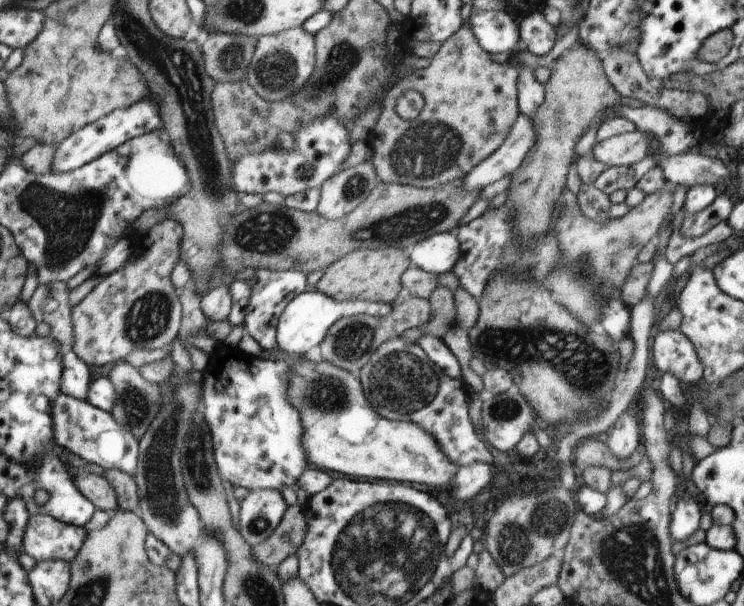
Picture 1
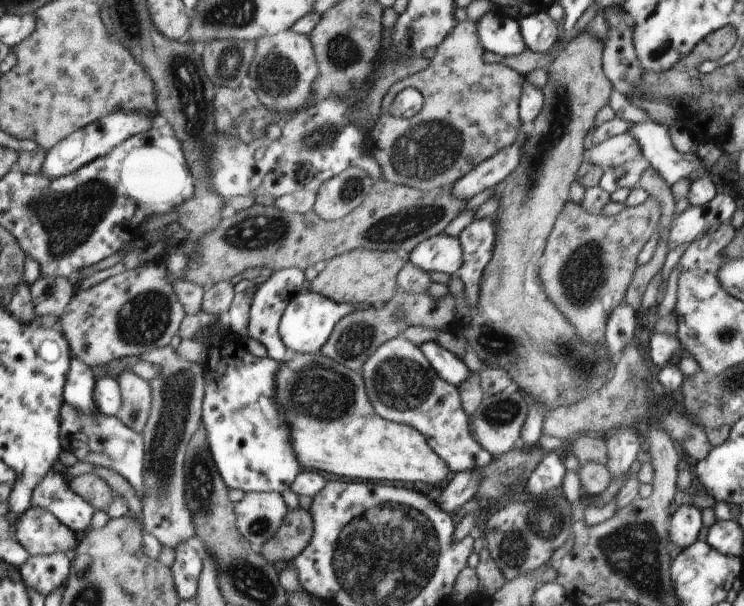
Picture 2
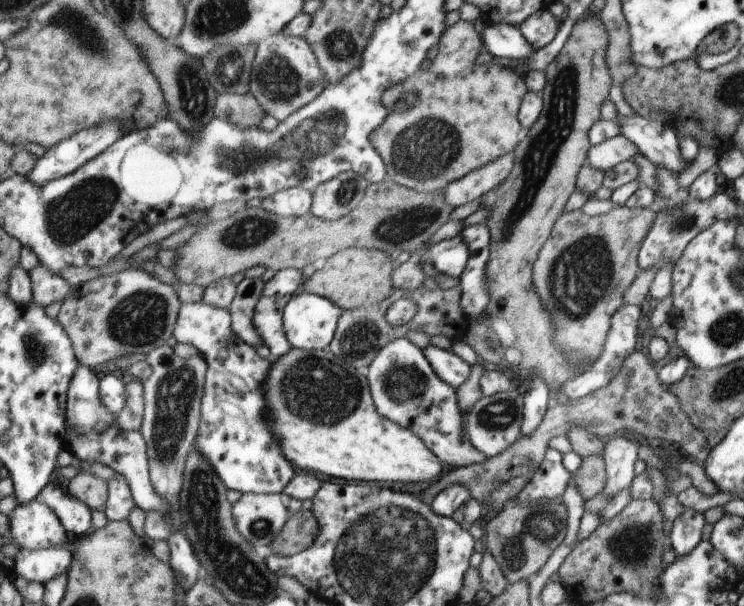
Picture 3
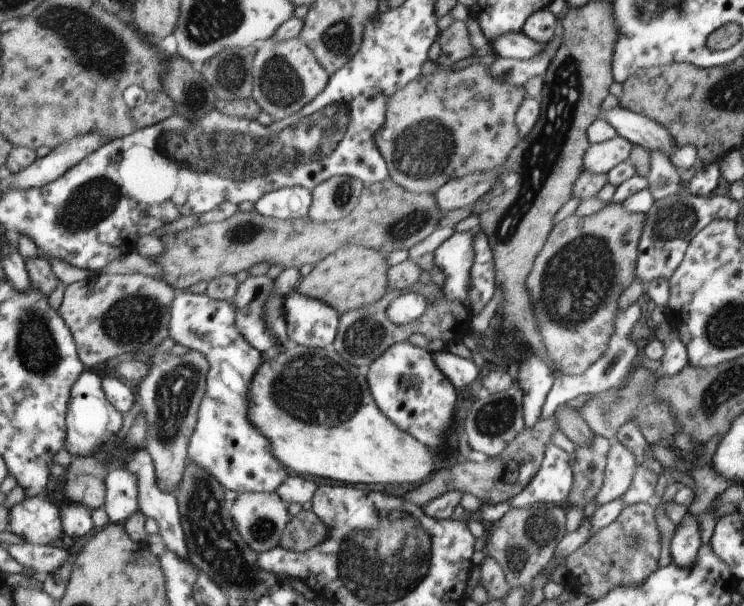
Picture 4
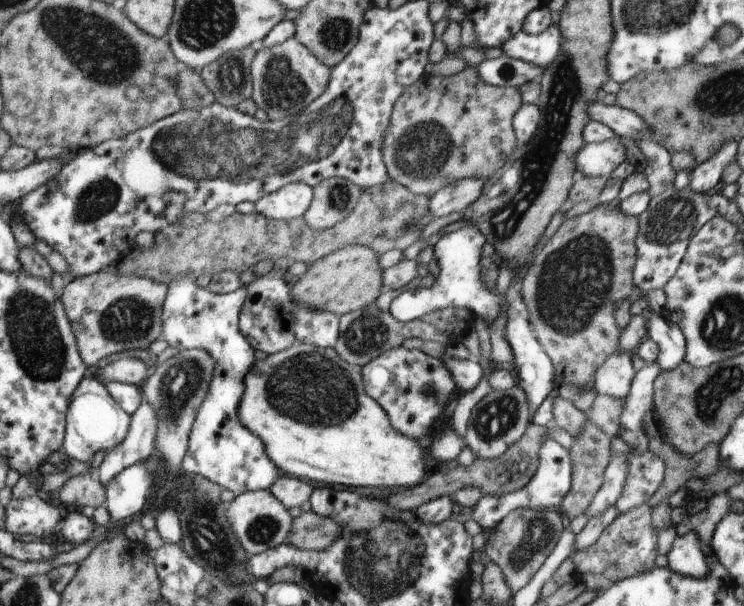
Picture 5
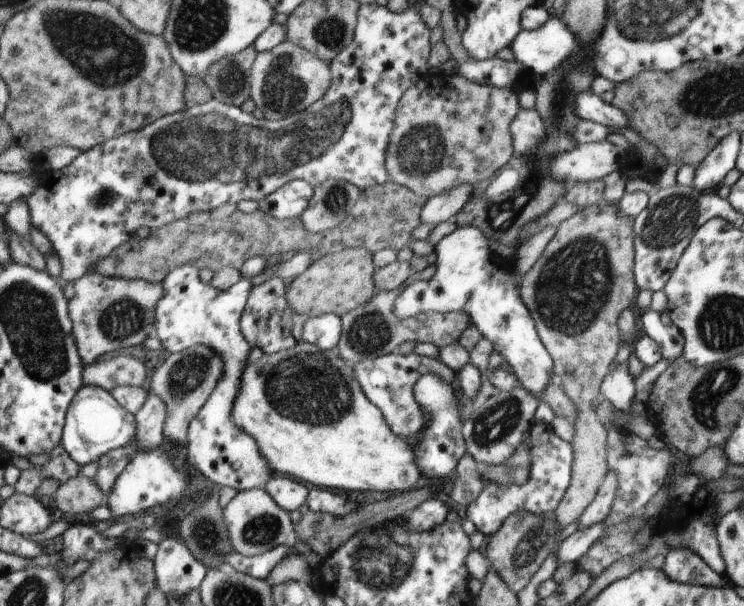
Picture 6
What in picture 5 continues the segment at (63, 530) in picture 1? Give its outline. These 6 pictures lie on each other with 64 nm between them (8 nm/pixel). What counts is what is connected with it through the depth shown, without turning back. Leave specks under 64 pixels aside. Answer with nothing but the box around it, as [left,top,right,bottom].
[4,494,60,540]

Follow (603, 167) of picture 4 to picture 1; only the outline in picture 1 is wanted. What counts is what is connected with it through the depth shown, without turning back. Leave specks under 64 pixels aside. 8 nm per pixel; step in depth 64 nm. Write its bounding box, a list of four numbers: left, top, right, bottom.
[591,130,650,167]

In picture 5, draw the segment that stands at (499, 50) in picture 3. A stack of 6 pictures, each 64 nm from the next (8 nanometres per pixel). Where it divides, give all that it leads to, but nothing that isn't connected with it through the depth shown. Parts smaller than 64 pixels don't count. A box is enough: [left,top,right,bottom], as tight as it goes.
[500,25,562,70]

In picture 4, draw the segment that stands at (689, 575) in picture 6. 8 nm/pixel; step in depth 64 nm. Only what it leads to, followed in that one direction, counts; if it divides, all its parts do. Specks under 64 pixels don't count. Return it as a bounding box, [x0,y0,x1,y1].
[670,512,703,568]

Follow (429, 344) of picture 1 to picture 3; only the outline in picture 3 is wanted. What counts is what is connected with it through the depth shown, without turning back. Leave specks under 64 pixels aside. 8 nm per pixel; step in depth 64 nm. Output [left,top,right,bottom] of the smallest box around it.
[423,345,472,390]

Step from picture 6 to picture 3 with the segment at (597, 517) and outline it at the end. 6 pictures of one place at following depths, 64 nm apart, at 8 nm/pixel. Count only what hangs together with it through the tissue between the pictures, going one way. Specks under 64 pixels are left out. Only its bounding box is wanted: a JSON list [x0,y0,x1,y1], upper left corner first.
[602,434,639,497]

